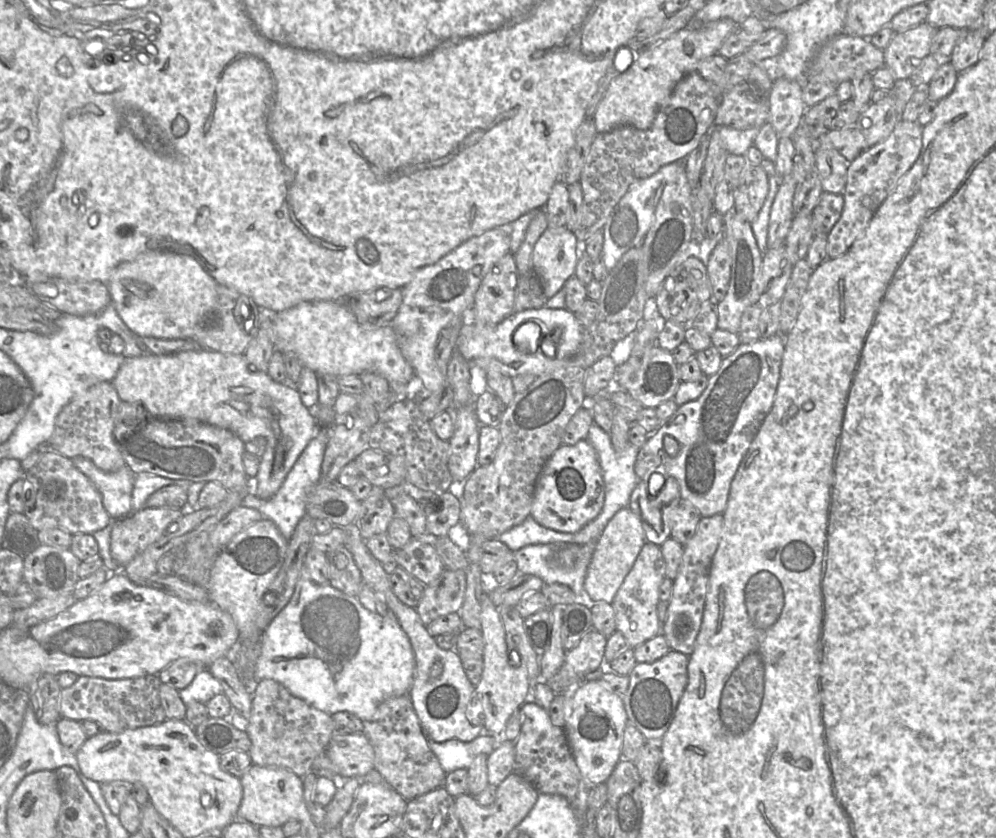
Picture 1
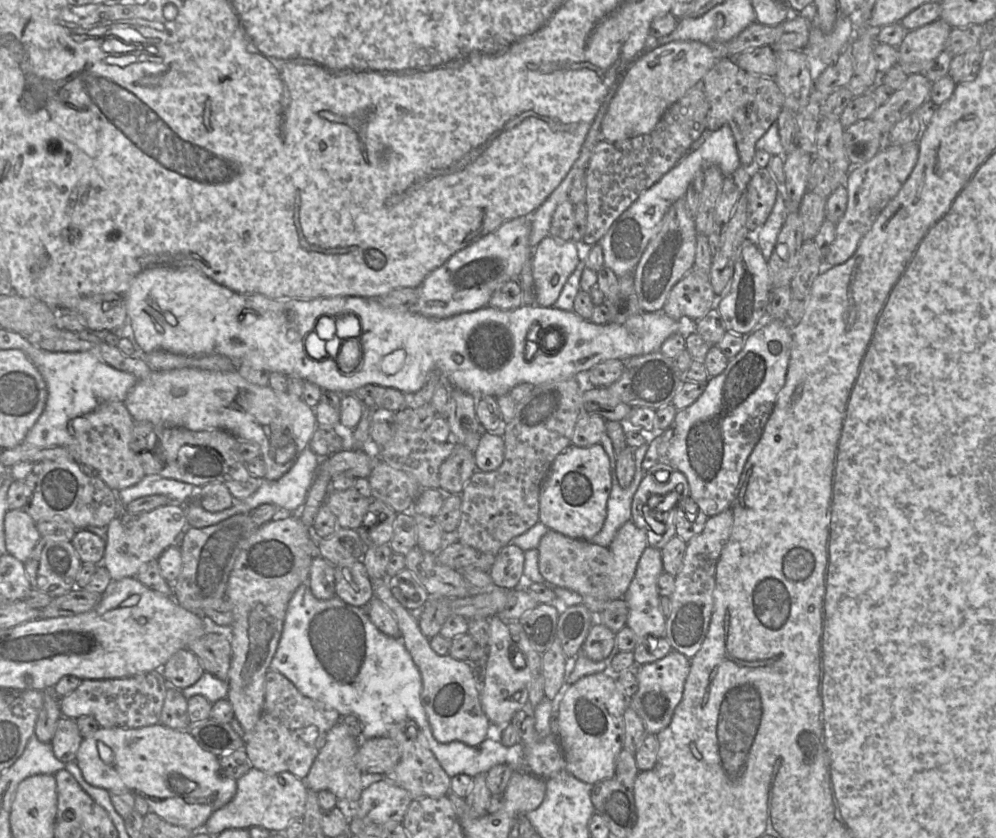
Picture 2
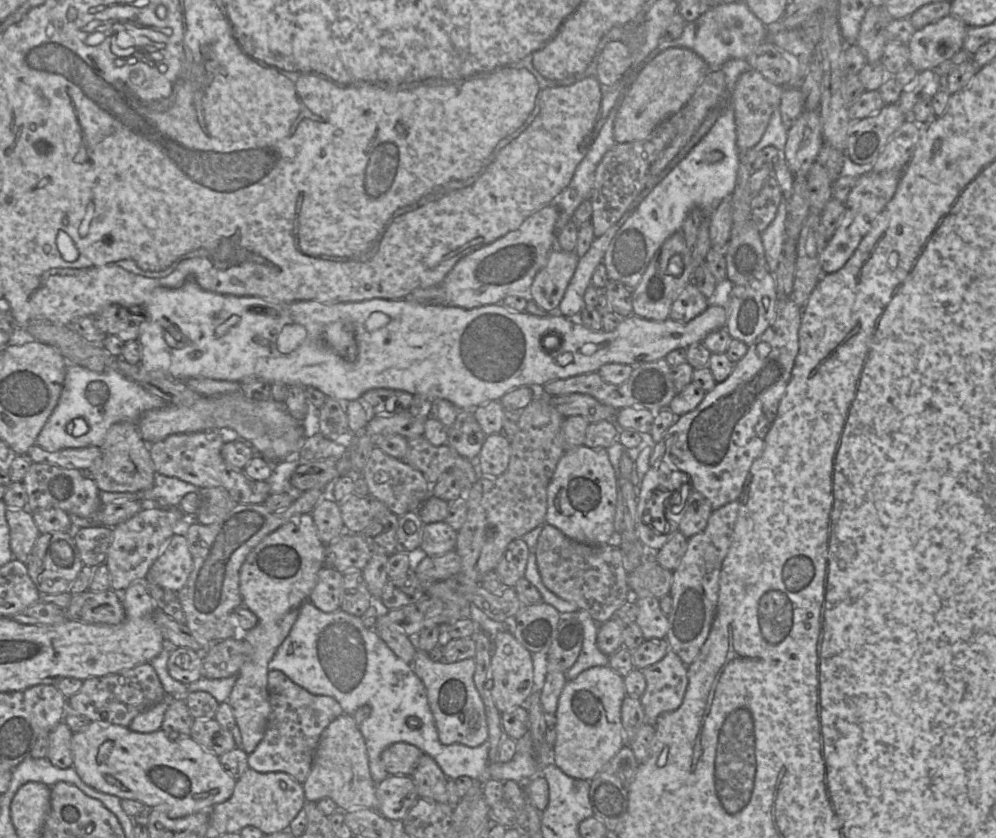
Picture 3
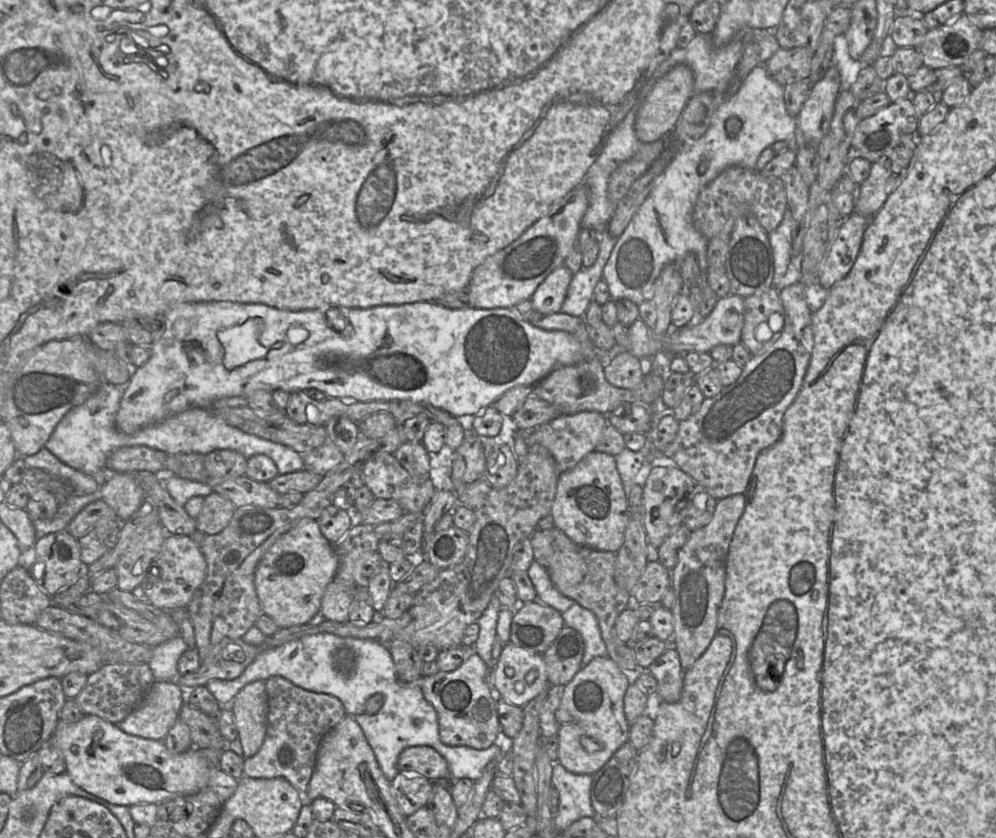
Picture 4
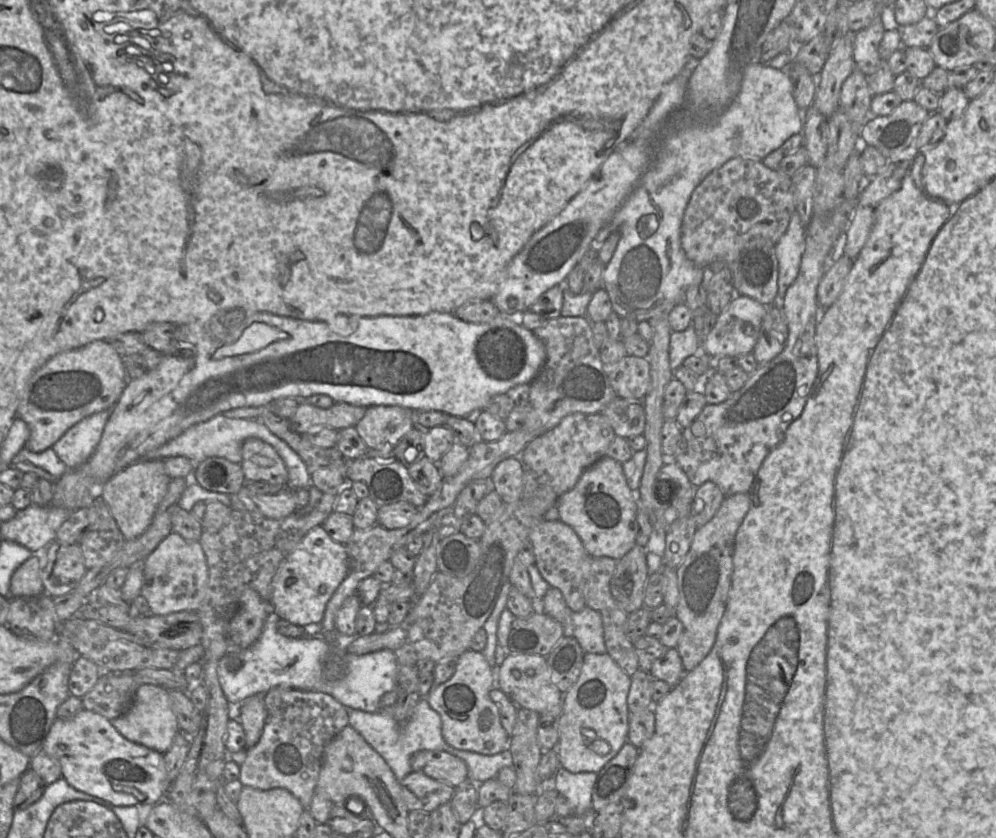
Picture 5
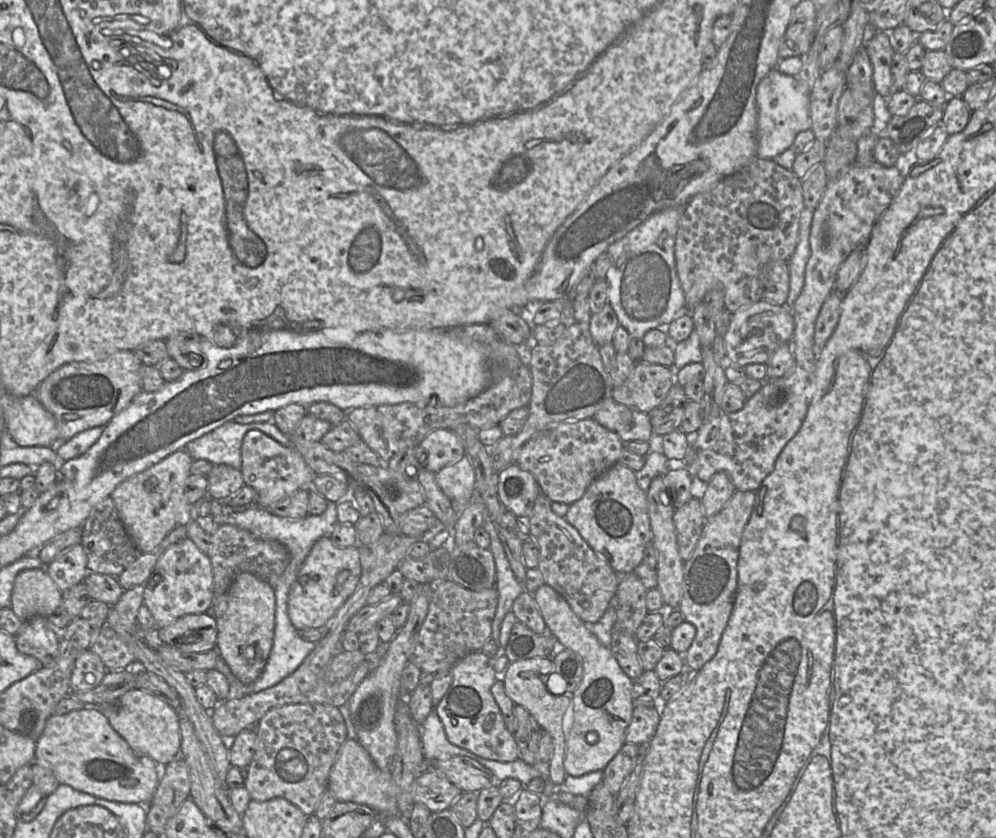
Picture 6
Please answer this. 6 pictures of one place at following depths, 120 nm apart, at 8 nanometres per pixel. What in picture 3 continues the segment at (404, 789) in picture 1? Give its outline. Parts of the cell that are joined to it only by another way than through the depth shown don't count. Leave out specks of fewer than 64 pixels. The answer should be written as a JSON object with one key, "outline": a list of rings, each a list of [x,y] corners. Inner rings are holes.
{"outline":[[[423,753],[411,777],[419,798],[448,804],[448,778],[430,755]]]}

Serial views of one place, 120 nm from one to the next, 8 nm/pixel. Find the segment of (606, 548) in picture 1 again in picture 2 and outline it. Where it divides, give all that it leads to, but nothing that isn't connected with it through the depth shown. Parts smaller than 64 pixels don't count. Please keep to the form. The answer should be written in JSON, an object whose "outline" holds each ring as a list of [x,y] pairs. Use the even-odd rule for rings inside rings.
{"outline":[[[633,521],[626,522],[618,530],[609,546],[609,577],[606,577],[606,588],[611,600],[623,598],[647,546],[645,532],[635,526]]]}

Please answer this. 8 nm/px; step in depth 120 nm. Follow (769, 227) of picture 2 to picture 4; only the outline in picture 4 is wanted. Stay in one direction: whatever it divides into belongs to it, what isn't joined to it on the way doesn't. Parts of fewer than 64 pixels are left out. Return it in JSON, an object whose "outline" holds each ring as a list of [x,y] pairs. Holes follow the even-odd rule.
{"outline":[[[787,209],[778,227],[768,233],[770,246],[773,254],[774,276],[773,286],[780,291],[783,288],[783,279],[792,257],[792,230],[794,220],[791,211]]]}

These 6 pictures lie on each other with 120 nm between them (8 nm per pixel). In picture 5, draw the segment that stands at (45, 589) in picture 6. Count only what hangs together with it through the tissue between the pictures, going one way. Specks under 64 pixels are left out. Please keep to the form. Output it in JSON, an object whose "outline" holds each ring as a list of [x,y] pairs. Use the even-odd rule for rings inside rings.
{"outline":[[[34,555],[18,567],[10,582],[10,598],[36,597],[44,592],[38,556]]]}

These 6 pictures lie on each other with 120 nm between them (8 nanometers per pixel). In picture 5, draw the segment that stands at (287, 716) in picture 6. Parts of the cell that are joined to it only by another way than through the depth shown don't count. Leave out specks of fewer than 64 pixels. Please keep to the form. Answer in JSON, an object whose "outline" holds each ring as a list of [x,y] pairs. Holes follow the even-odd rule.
{"outline":[[[288,687],[270,689],[264,694],[264,702],[266,720],[263,732],[257,744],[246,749],[245,760],[240,765],[239,780],[243,786],[258,790],[285,788],[300,801],[305,809],[308,809],[317,791],[324,749],[342,729],[349,725],[348,710],[329,694]]]}

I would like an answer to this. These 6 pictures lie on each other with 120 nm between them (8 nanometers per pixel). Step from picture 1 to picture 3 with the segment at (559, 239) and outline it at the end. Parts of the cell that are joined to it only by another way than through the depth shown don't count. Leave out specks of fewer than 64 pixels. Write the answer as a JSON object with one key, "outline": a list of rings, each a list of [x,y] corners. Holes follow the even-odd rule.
{"outline":[[[557,246],[553,248],[530,287],[531,297],[541,309],[547,313],[557,312],[578,262],[576,252],[564,252]]]}

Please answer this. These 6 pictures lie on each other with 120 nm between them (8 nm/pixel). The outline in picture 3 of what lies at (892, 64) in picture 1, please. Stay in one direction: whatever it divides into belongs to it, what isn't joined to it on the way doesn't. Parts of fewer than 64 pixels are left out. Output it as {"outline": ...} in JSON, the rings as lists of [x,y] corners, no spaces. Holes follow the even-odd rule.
{"outline":[[[951,15],[918,29],[908,42],[910,64],[918,72],[932,70],[963,49],[968,26]]]}

